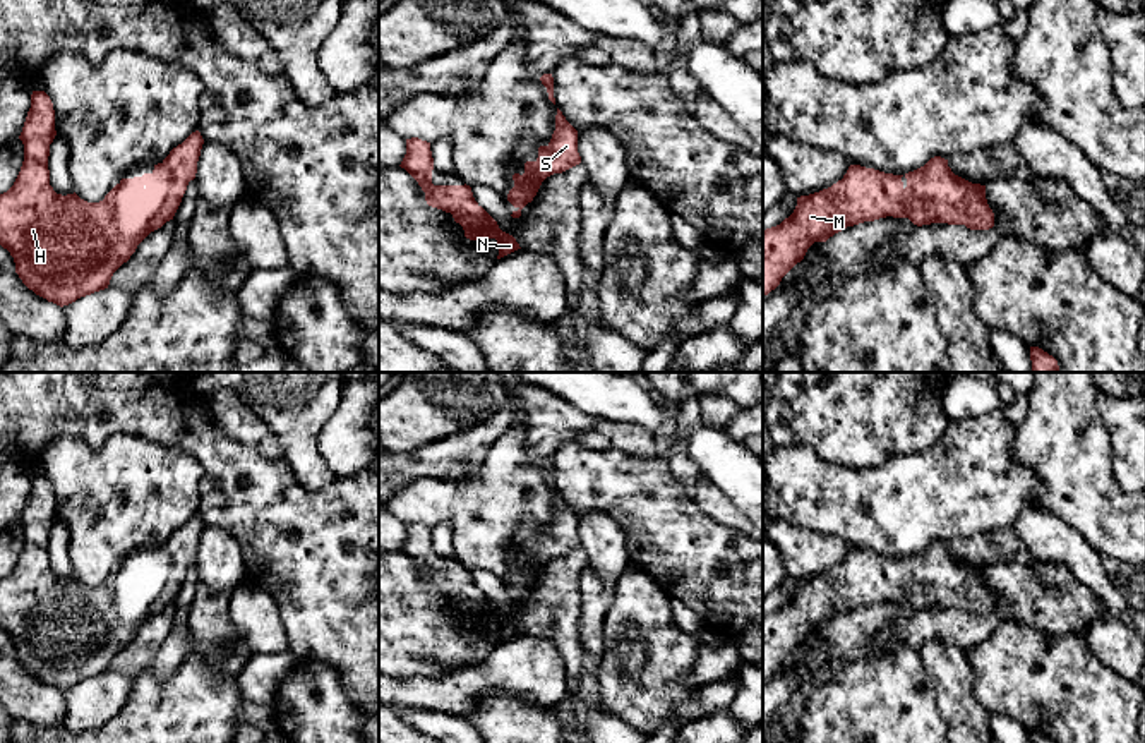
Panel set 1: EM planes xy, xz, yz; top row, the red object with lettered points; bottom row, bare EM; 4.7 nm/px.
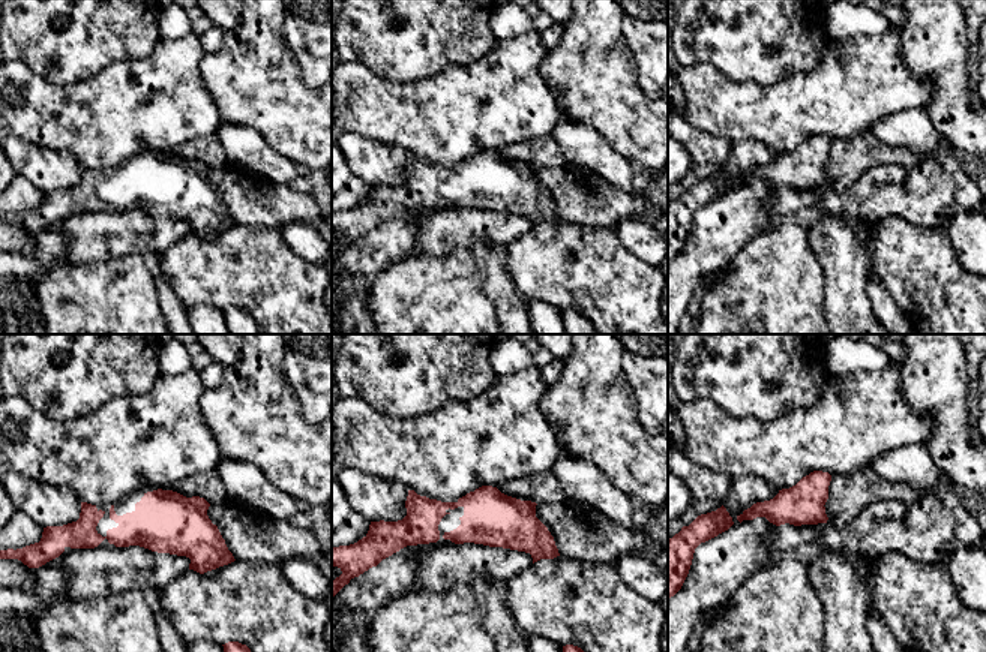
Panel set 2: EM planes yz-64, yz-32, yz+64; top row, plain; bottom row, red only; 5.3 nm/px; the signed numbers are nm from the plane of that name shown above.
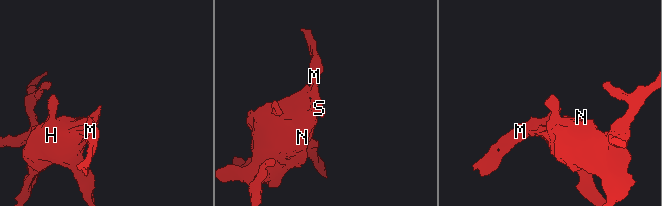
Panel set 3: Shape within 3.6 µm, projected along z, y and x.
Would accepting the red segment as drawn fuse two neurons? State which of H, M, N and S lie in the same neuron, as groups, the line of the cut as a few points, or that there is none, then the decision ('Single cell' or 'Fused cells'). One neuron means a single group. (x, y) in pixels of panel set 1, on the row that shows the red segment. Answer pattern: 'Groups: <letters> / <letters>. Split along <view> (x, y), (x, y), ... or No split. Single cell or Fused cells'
Groups: H M N S. No split. Single cell

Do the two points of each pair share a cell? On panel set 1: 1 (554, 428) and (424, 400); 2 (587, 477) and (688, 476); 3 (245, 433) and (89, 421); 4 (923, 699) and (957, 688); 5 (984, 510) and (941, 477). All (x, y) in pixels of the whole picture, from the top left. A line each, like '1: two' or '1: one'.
1: two
2: two
3: two
4: two
5: one

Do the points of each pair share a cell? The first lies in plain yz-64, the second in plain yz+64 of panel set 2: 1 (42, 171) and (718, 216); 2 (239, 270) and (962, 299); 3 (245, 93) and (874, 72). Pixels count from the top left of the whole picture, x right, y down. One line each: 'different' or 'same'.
1: different
2: same
3: different

